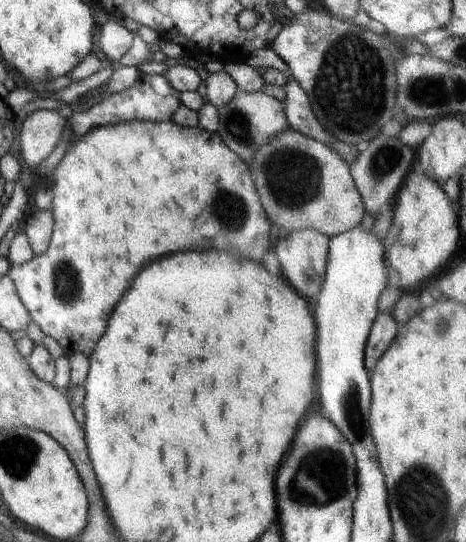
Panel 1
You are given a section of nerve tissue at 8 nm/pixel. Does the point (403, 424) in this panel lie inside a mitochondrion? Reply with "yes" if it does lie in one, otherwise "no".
no

